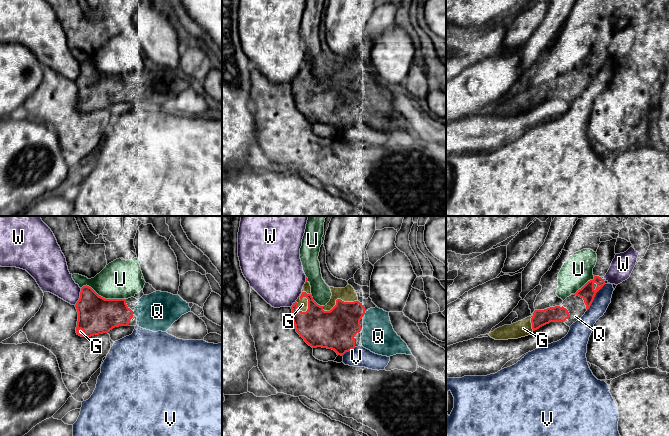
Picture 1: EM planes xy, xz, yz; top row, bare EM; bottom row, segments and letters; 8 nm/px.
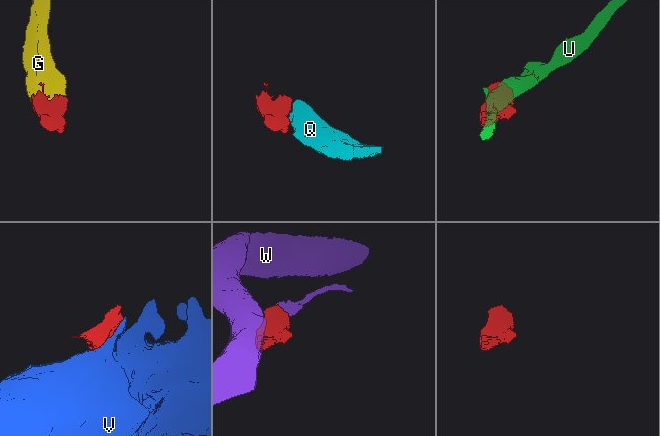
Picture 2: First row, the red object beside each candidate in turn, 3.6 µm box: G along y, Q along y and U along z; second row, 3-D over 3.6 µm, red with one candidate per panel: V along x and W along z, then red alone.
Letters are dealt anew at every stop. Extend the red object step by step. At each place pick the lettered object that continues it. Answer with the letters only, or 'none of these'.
G, Q

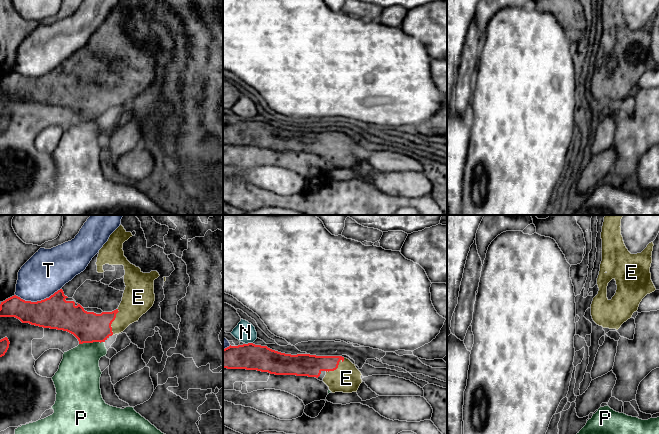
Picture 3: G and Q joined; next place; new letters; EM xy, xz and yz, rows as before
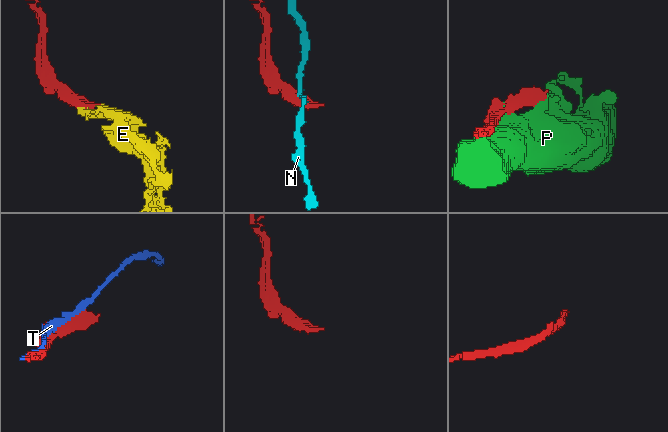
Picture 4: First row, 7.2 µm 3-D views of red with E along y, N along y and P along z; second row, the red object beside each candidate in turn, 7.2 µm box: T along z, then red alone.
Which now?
E

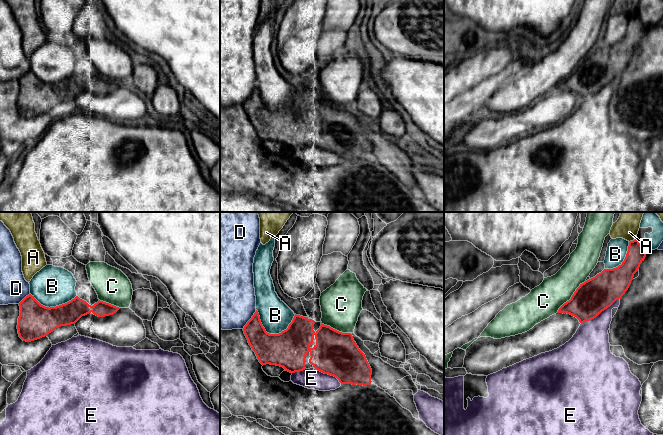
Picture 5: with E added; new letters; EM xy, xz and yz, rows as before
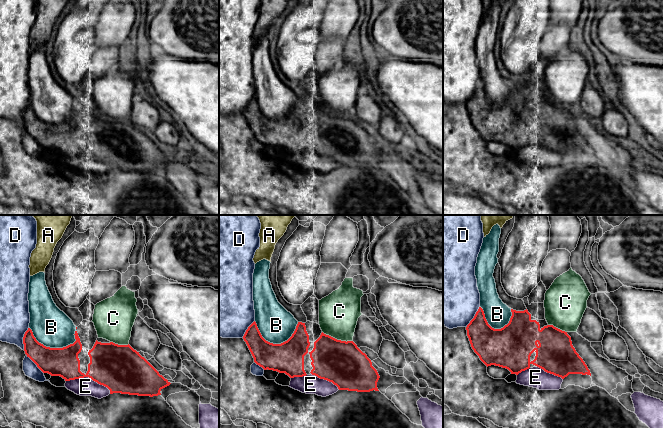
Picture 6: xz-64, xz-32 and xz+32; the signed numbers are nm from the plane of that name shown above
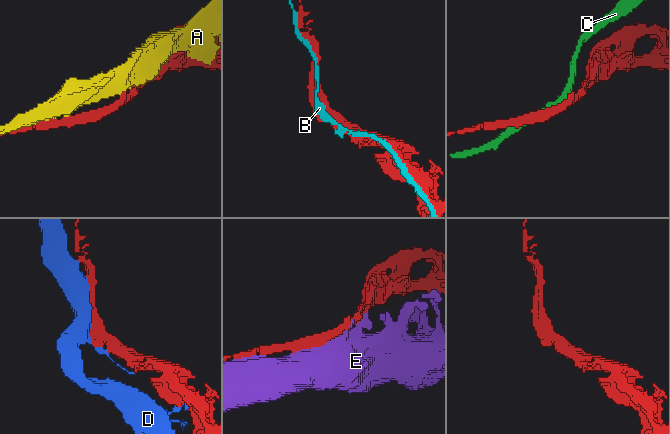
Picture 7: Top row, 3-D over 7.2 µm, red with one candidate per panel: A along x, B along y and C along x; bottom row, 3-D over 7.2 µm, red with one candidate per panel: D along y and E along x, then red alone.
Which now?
none of these

